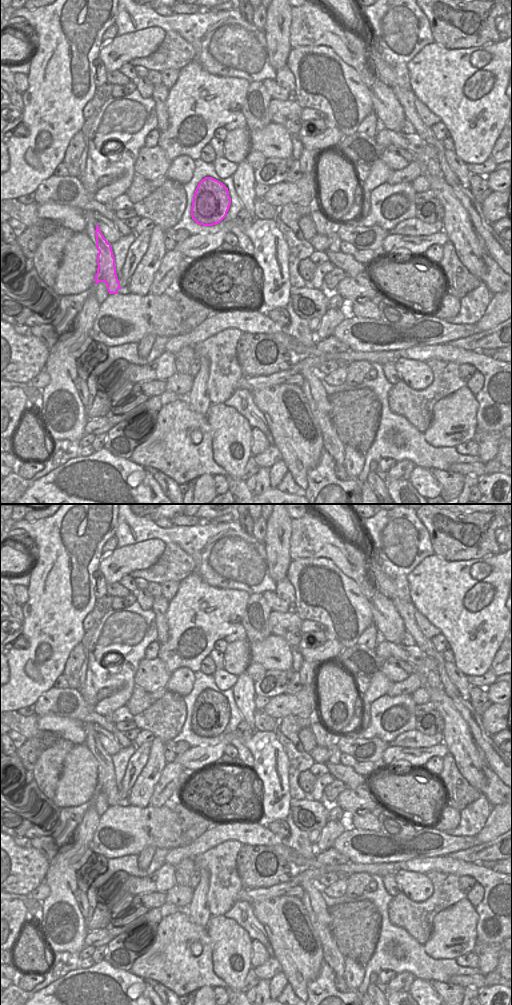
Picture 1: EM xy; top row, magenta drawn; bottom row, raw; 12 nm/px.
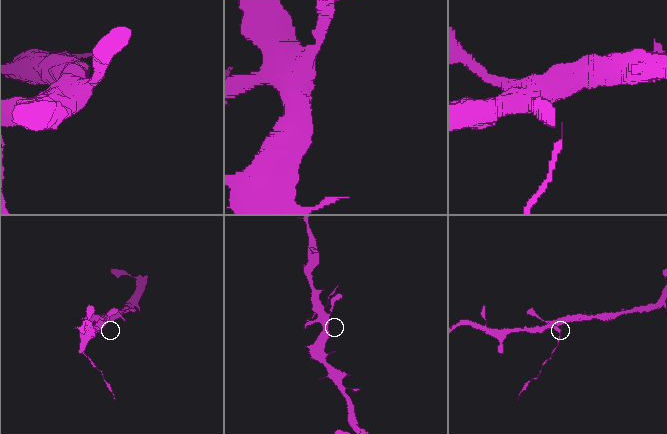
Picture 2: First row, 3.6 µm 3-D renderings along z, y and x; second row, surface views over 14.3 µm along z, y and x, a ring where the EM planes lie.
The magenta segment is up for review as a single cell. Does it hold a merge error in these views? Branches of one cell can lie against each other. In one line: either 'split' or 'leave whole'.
split

